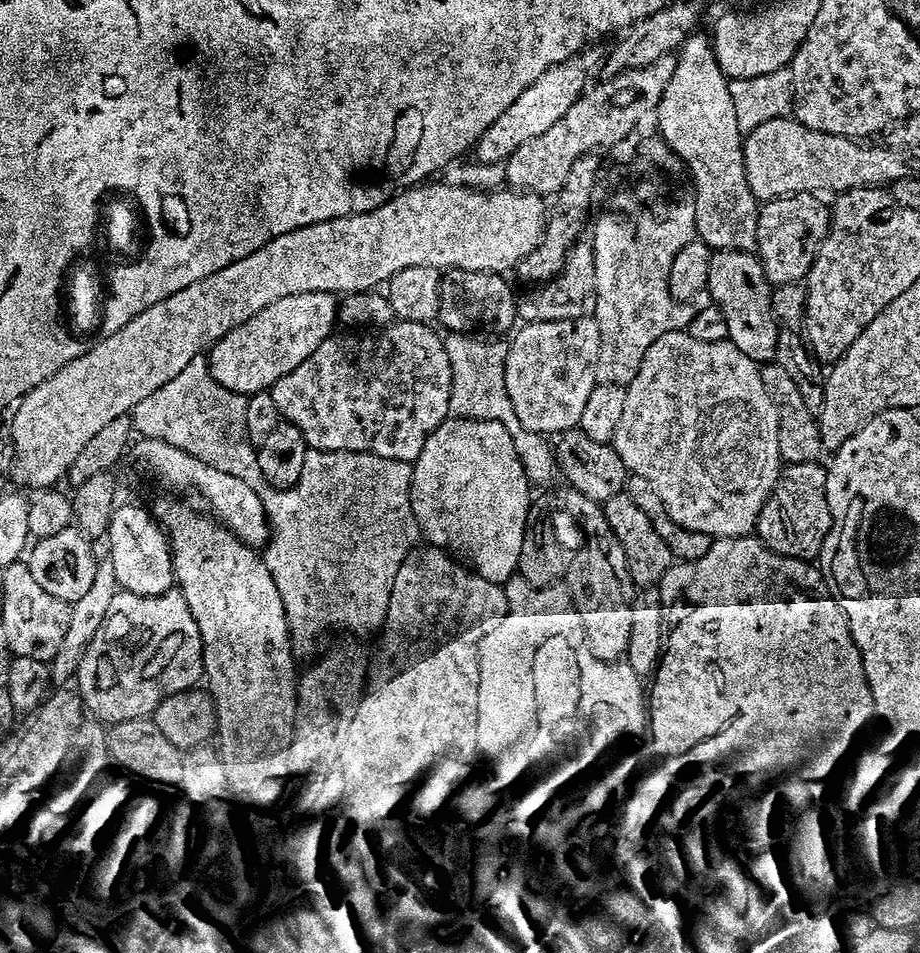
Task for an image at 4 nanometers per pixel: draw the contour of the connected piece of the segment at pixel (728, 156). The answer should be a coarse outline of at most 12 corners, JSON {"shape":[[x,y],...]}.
{"shape":[[692,34],[660,99],[660,136],[696,183],[696,234],[752,252],[730,80]]}

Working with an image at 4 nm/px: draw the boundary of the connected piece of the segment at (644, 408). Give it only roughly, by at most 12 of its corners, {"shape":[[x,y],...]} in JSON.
{"shape":[[732,341],[652,343],[611,445],[678,526],[756,531],[778,410]]}

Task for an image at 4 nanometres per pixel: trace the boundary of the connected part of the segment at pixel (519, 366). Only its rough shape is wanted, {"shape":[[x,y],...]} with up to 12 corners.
{"shape":[[530,321],[511,337],[518,422],[579,425],[598,383],[600,323]]}

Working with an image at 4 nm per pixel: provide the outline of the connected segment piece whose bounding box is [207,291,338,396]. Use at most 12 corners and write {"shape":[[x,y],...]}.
{"shape":[[299,292],[207,355],[220,385],[271,389],[335,329],[337,295]]}

